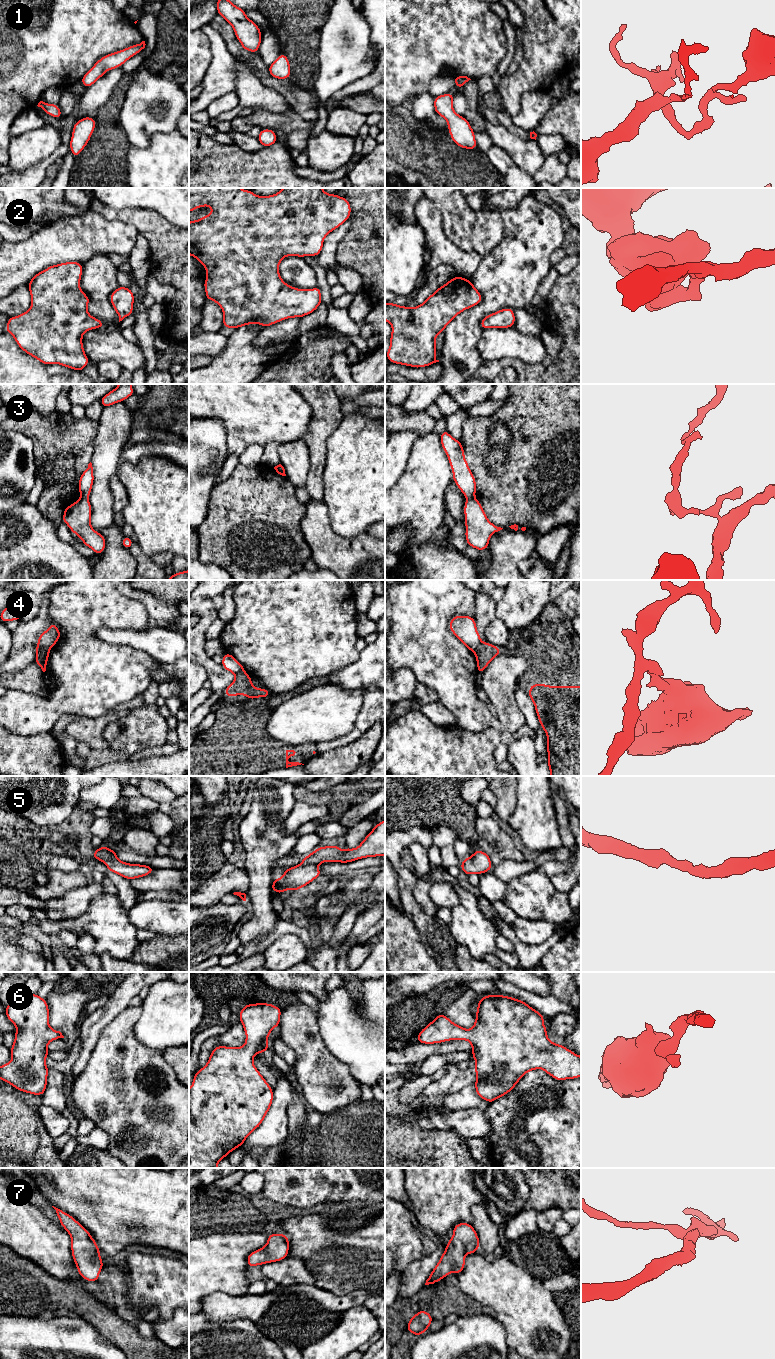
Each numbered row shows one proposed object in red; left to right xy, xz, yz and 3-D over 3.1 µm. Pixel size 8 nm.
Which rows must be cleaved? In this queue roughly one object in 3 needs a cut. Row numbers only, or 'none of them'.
3, 4

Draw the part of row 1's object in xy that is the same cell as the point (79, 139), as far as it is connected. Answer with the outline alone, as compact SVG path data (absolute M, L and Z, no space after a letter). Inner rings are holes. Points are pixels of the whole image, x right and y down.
M87 116L74 124L69 145L70 151L75 158L88 144L95 127L96 119Z

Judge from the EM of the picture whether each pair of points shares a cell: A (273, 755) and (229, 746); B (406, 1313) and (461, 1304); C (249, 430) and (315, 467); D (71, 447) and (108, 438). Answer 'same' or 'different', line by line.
A: same
B: same
C: different
D: different

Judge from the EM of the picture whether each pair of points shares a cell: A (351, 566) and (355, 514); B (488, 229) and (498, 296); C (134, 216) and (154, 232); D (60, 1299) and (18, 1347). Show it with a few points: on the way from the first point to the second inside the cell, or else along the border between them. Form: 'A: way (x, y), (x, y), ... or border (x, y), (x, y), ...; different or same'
A: border (331, 529), (343, 537), (355, 537), (366, 532); different
B: border (504, 230), (502, 240), (482, 257); different
C: way (139, 217), (149, 227); same
D: border (17, 1314), (40, 1317); different

